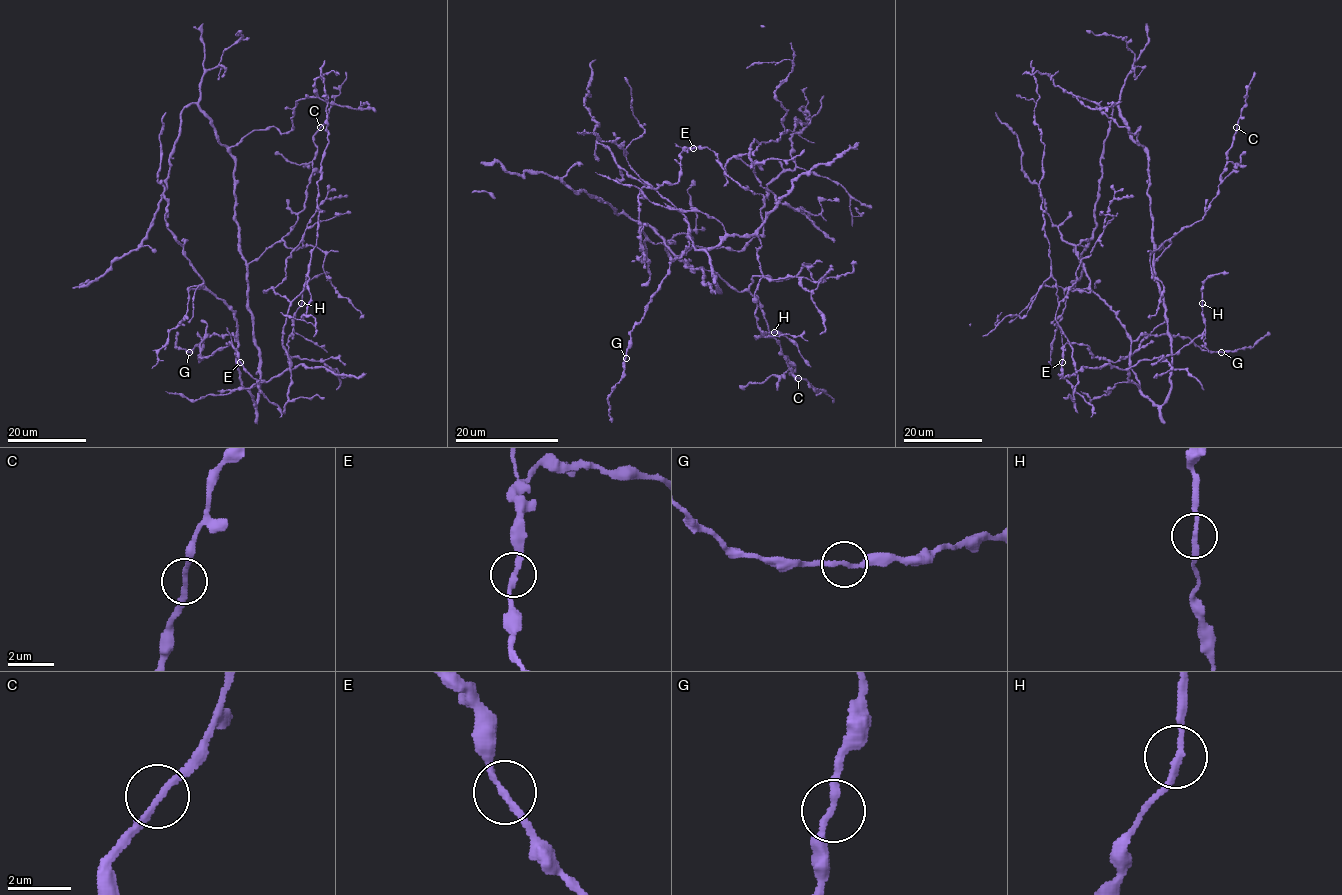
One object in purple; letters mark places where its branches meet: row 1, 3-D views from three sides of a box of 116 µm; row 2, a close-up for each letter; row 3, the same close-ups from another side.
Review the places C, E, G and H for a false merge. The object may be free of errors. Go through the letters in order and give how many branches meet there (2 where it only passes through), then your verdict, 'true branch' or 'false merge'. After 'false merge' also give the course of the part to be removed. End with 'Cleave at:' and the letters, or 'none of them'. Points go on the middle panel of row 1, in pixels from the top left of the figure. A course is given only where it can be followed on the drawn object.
C: 2 | true branch
E: 2 | true branch
G: 2 | true branch
H: 2 | true branch
Cleave at: none of them

